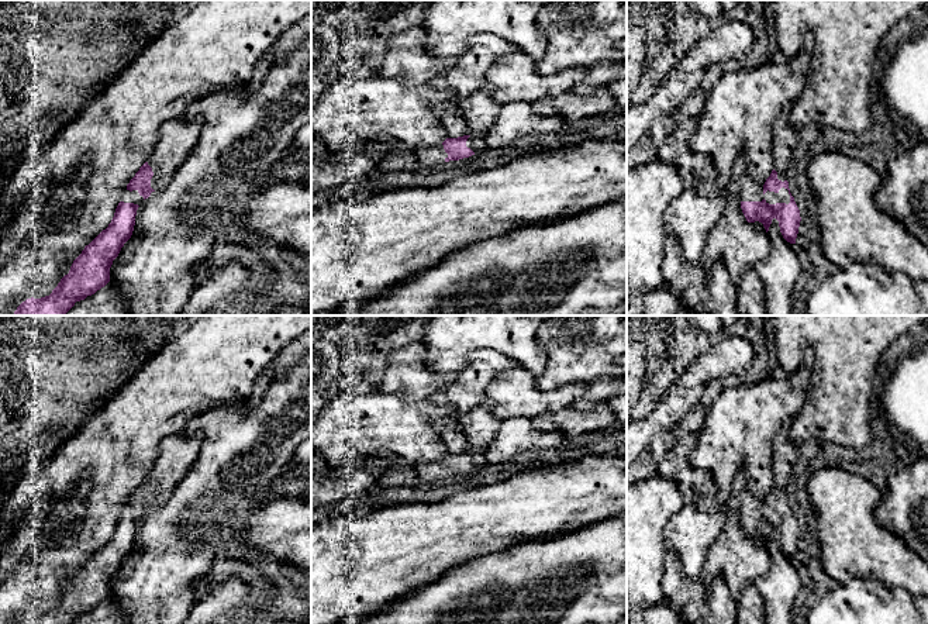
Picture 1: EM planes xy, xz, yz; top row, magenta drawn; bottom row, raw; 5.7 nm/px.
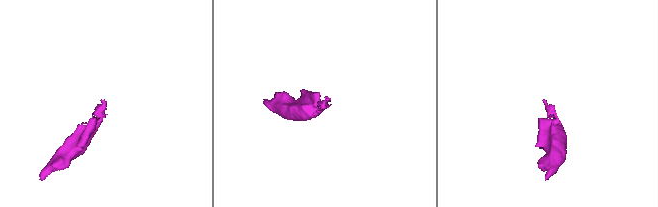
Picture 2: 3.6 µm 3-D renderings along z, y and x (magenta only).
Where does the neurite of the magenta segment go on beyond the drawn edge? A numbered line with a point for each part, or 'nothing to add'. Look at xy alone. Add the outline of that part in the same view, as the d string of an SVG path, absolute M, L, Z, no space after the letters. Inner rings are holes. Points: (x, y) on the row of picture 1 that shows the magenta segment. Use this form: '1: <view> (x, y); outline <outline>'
1: xy (176, 138); outline M203 117L177 118L163 123L158 141L149 154L148 165L153 176L151 187L162 192L168 187L172 173L190 156L203 127Z

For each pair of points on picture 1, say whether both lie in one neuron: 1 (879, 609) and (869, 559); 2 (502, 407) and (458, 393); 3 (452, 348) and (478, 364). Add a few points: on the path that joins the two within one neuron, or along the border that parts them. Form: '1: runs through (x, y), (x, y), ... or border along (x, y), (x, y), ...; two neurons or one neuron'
1: border along (841, 583), (849, 579), (880, 579), (904, 589); two neurons
2: border along (509, 372), (499, 373), (489, 385), (485, 396); two neurons
3: border along (500, 352), (473, 351), (468, 362), (455, 372); two neurons

